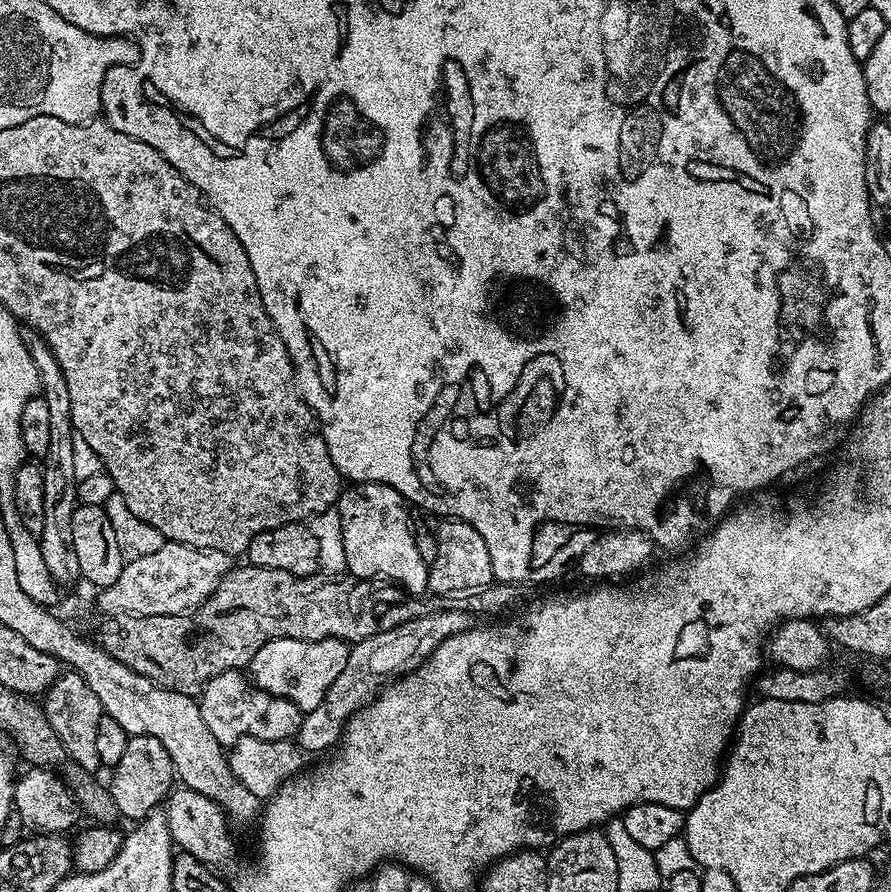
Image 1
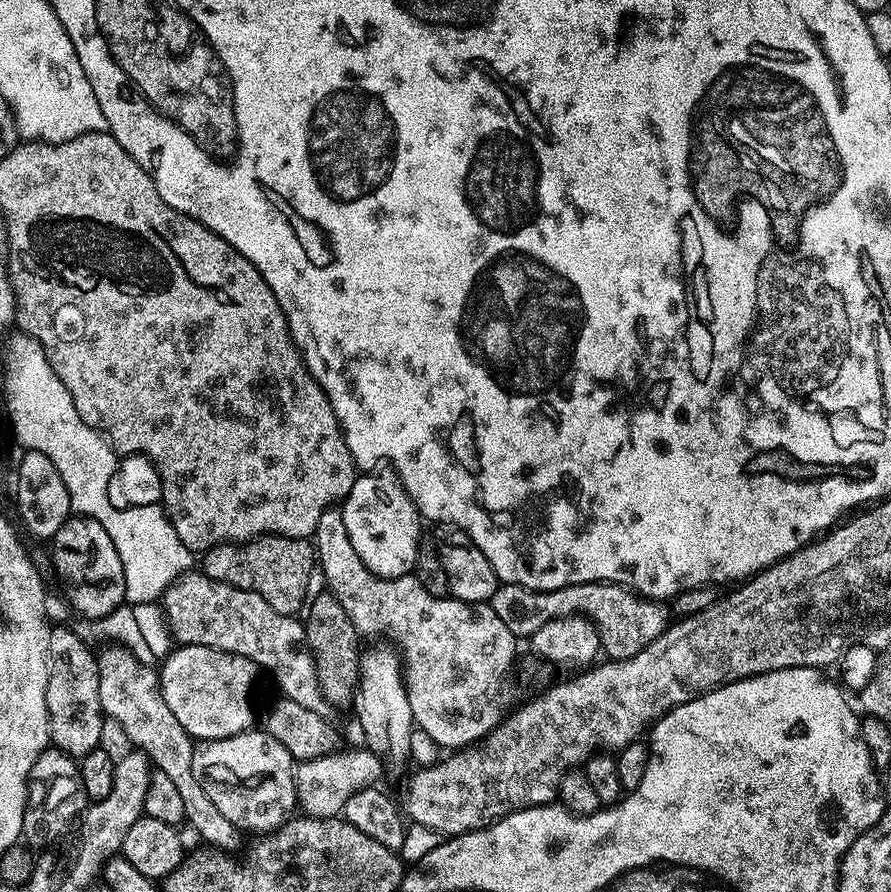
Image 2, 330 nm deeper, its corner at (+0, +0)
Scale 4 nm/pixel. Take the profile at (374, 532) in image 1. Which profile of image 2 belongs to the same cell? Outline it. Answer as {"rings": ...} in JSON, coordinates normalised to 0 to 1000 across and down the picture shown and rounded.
{"rings":[[[439,527],[426,528],[401,533],[393,554],[384,562],[384,573],[388,599],[393,599],[393,609],[397,611],[402,626],[406,626],[420,645],[441,650],[459,645],[467,636],[467,622],[474,604],[474,580],[449,541],[448,534]]]}

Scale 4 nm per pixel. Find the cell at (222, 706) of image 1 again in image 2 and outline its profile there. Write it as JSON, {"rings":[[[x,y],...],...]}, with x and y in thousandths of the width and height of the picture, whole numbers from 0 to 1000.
{"rings":[[[279,818],[276,821],[269,821],[266,825],[259,825],[258,827],[249,827],[248,830],[235,830],[226,833],[223,837],[217,842],[215,845],[215,862],[218,863],[218,872],[222,872],[222,881],[227,881],[227,886],[231,886],[231,891],[235,892],[236,899],[240,899],[240,904],[245,904],[245,908],[249,913],[254,913],[254,917],[258,917],[258,922],[263,927],[277,930],[279,928],[283,933],[296,933],[292,935],[301,935],[306,930],[314,927],[329,914],[329,908],[333,905],[332,896],[332,868],[330,864],[330,853],[325,841],[321,841],[321,836],[316,836],[316,832],[312,832],[308,827],[303,827],[303,823],[295,818]]]}

